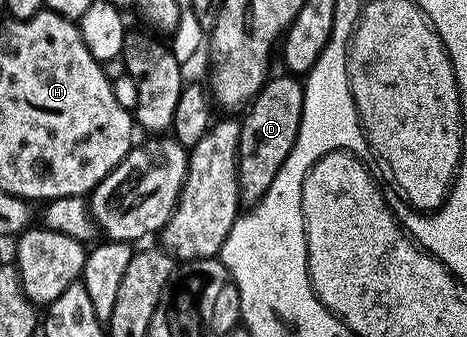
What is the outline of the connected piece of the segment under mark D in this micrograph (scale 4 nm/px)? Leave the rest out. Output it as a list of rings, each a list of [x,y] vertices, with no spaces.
[[[291,73],[273,74],[263,89],[256,94],[240,124],[240,140],[236,154],[236,180],[240,186],[240,201],[244,205],[255,205],[270,189],[278,169],[286,161],[302,121],[304,108],[304,85]]]

